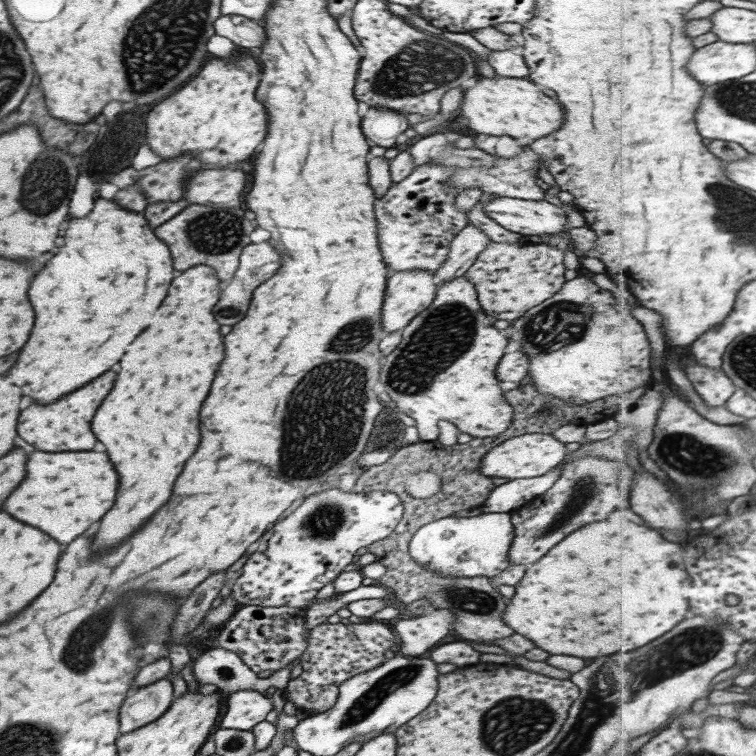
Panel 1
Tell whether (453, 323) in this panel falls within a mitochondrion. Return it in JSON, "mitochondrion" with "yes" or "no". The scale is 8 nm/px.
{"mitochondrion":"yes"}

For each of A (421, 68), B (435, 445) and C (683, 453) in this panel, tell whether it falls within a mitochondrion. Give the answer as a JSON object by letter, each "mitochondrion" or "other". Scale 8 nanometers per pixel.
{"A":"mitochondrion","B":"other","C":"mitochondrion"}

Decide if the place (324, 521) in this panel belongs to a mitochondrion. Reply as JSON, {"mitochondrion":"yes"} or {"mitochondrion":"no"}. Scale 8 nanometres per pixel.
{"mitochondrion":"yes"}

